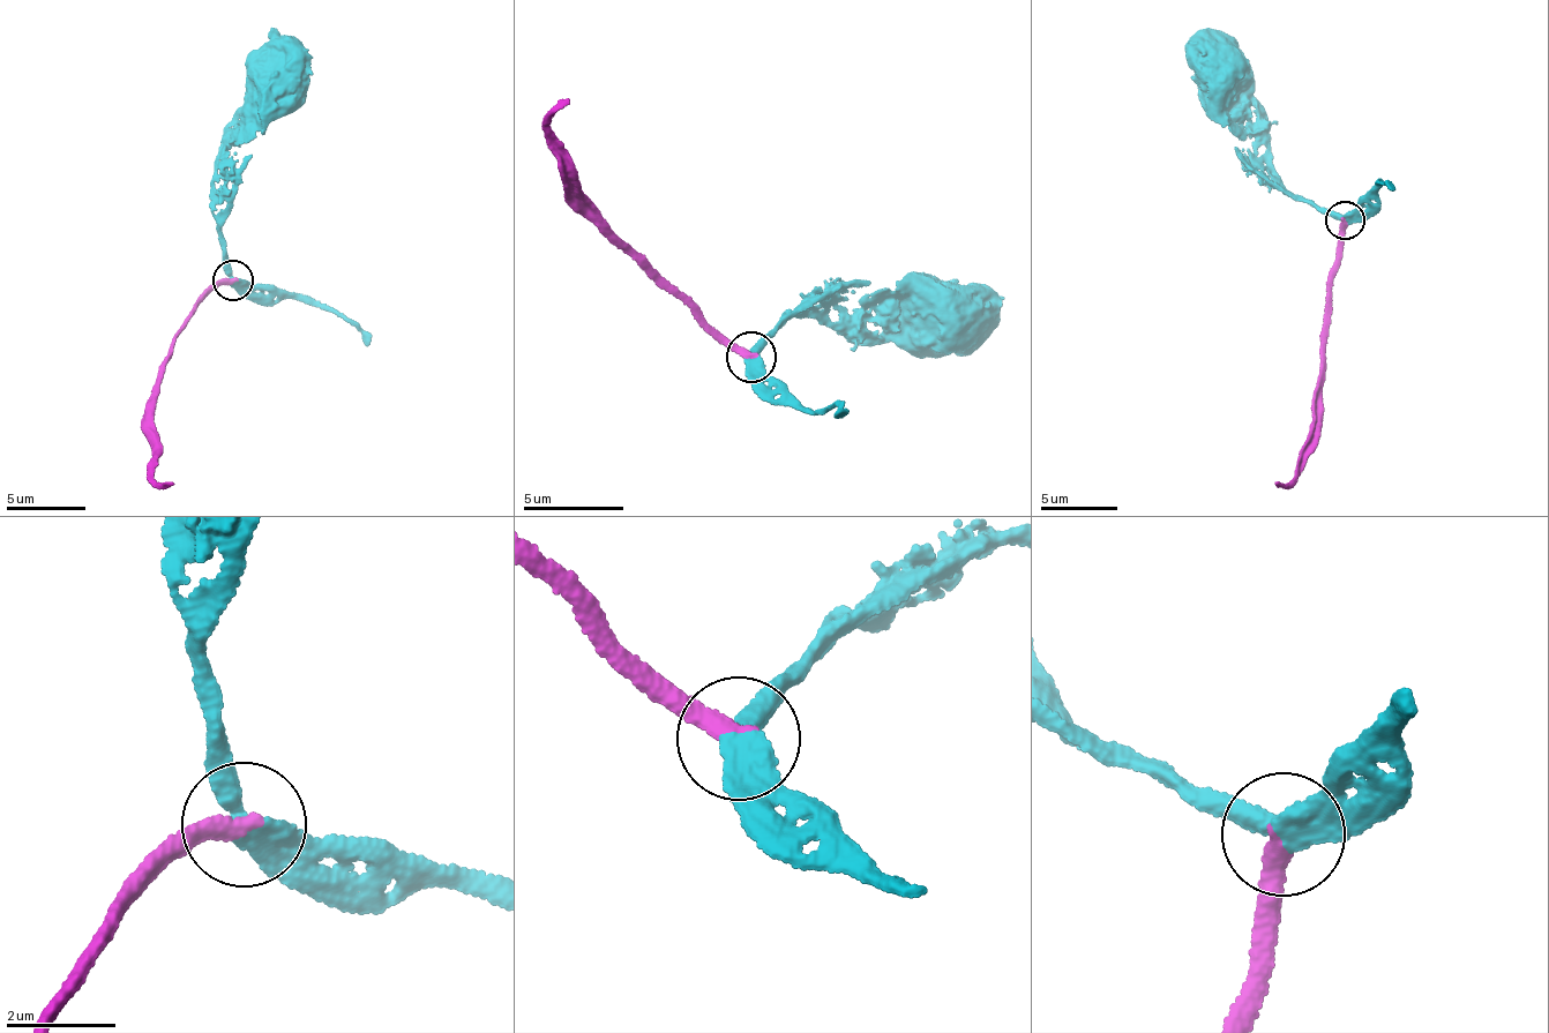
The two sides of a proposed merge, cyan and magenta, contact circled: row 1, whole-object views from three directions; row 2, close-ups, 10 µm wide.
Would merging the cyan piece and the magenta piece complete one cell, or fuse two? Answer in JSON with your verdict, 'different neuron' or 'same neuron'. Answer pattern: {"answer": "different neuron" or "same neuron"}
{"answer": "same neuron"}

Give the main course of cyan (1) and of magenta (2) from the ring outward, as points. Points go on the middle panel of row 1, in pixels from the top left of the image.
1: (750, 359), (784, 314), (817, 319), (851, 307), (884, 314), (932, 297), (945, 306)
2: (750, 359), (610, 233), (558, 171), (552, 155), (552, 114), (569, 99)

